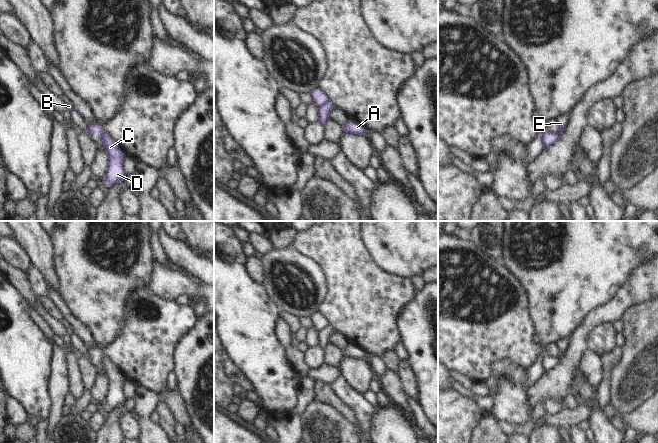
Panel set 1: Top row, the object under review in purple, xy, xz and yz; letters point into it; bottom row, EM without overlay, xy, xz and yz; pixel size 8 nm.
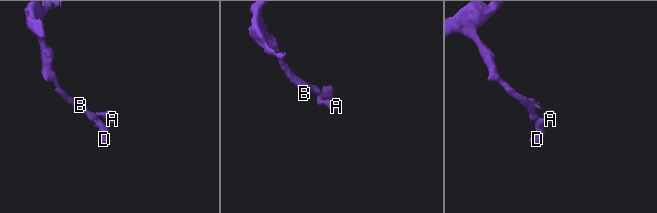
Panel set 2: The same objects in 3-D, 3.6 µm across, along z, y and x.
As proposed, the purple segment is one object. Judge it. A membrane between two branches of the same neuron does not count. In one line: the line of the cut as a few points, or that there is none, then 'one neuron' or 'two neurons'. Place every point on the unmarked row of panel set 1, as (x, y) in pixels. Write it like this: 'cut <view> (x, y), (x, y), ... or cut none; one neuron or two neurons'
cut xz (328, 325), (320, 330); two neurons

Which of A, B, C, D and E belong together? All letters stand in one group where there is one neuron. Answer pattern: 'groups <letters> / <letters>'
groups A C D E / B

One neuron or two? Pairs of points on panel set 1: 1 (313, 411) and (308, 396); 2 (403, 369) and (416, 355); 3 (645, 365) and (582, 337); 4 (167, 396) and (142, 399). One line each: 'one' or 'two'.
1: two
2: two
3: two
4: two

